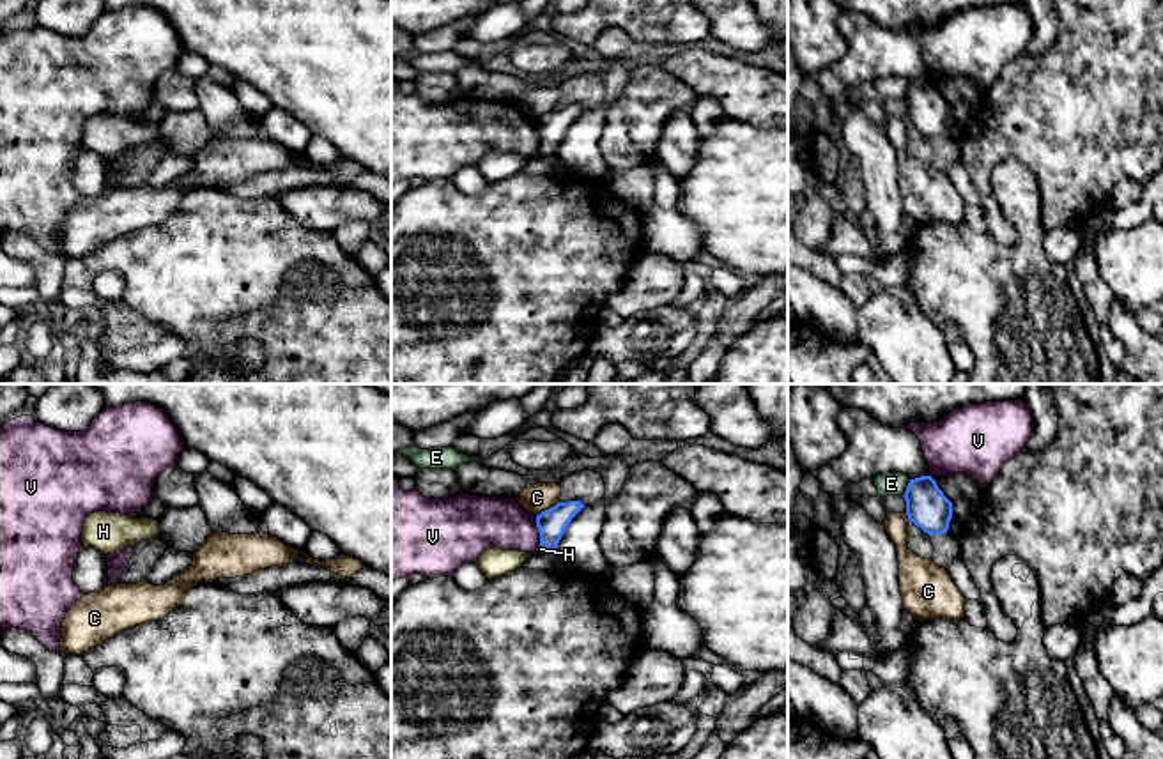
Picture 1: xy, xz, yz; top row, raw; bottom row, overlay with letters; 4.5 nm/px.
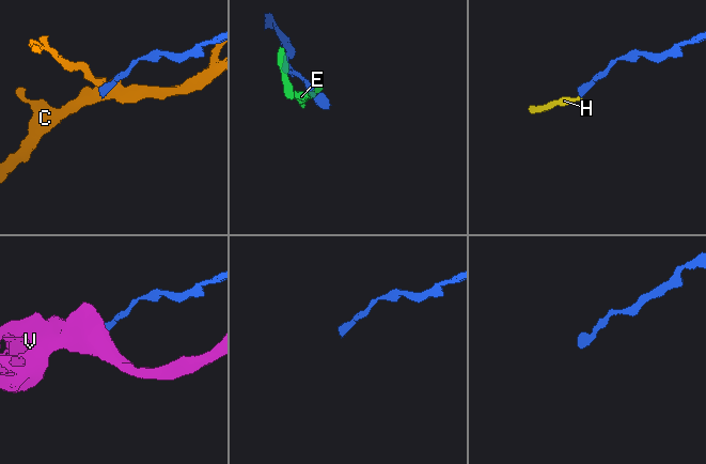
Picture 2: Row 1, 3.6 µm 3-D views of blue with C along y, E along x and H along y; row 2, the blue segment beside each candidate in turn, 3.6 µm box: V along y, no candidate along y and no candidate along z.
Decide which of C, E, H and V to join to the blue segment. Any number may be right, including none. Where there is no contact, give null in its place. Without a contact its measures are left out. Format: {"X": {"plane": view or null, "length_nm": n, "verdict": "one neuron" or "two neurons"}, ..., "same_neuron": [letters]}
{"C": {"plane": "xz", "length_nm": 130, "verdict": "two neurons"}, "E": {"plane": "yz", "length_nm": 90, "verdict": "two neurons"}, "H": {"plane": "xz", "length_nm": 50, "verdict": "one neuron"}, "V": {"plane": "xz", "length_nm": 130, "verdict": "two neurons"}, "same_neuron": ["H"]}

